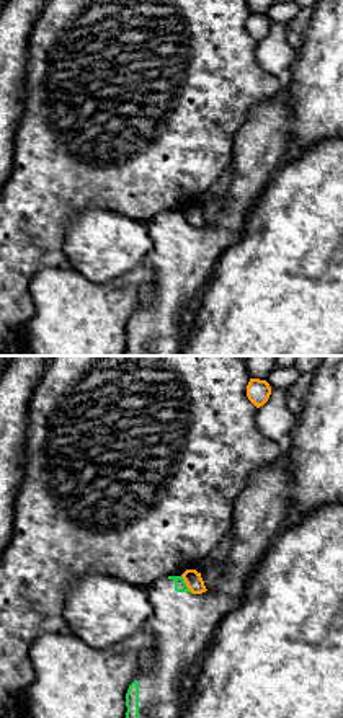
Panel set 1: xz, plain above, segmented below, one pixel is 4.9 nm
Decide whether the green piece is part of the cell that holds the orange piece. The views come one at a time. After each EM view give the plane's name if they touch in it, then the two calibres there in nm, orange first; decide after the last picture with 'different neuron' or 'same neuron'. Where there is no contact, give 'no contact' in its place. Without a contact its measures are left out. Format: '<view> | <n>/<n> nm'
xz | 90/60 nm

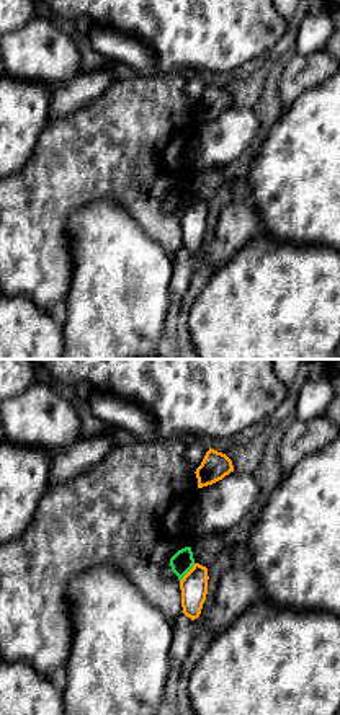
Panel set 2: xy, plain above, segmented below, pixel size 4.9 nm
xy | 130/110 nm

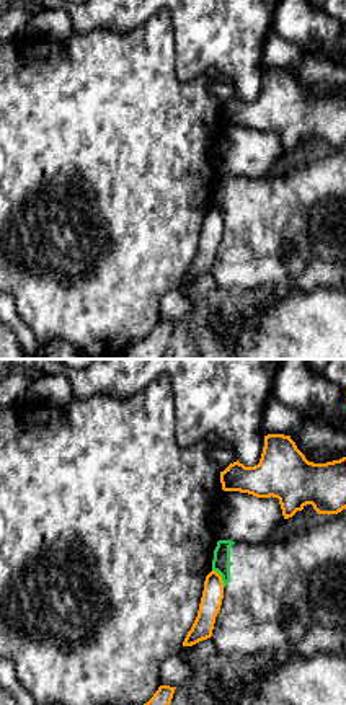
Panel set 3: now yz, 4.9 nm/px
yz | 110/90 nm

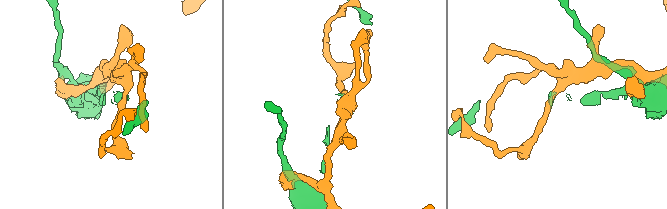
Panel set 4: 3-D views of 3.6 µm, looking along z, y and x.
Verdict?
different neuron

